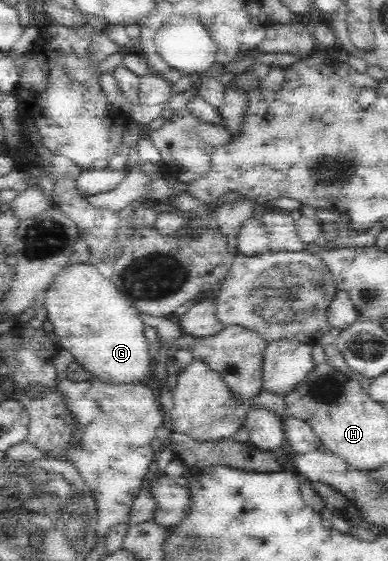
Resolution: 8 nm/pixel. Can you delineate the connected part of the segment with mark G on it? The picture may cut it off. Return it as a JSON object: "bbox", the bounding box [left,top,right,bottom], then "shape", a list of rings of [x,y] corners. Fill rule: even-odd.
{"bbox":[43,263,155,385],"shape":[[[85,263],[74,264],[74,266],[66,266],[56,275],[56,278],[53,280],[51,286],[52,288],[50,288],[46,294],[43,307],[47,309],[48,318],[53,323],[54,334],[58,336],[61,348],[66,349],[72,355],[73,360],[76,360],[77,364],[79,364],[82,369],[91,374],[90,378],[96,379],[96,381],[100,381],[106,385],[142,385],[144,380],[155,377],[153,374],[155,365],[153,358],[150,356],[149,342],[144,336],[146,326],[144,325],[144,322],[142,322],[142,319],[140,319],[141,313],[138,312],[137,308],[132,306],[131,302],[128,301],[122,293],[120,293],[114,284],[112,284],[111,279],[104,277],[96,264]]]}

